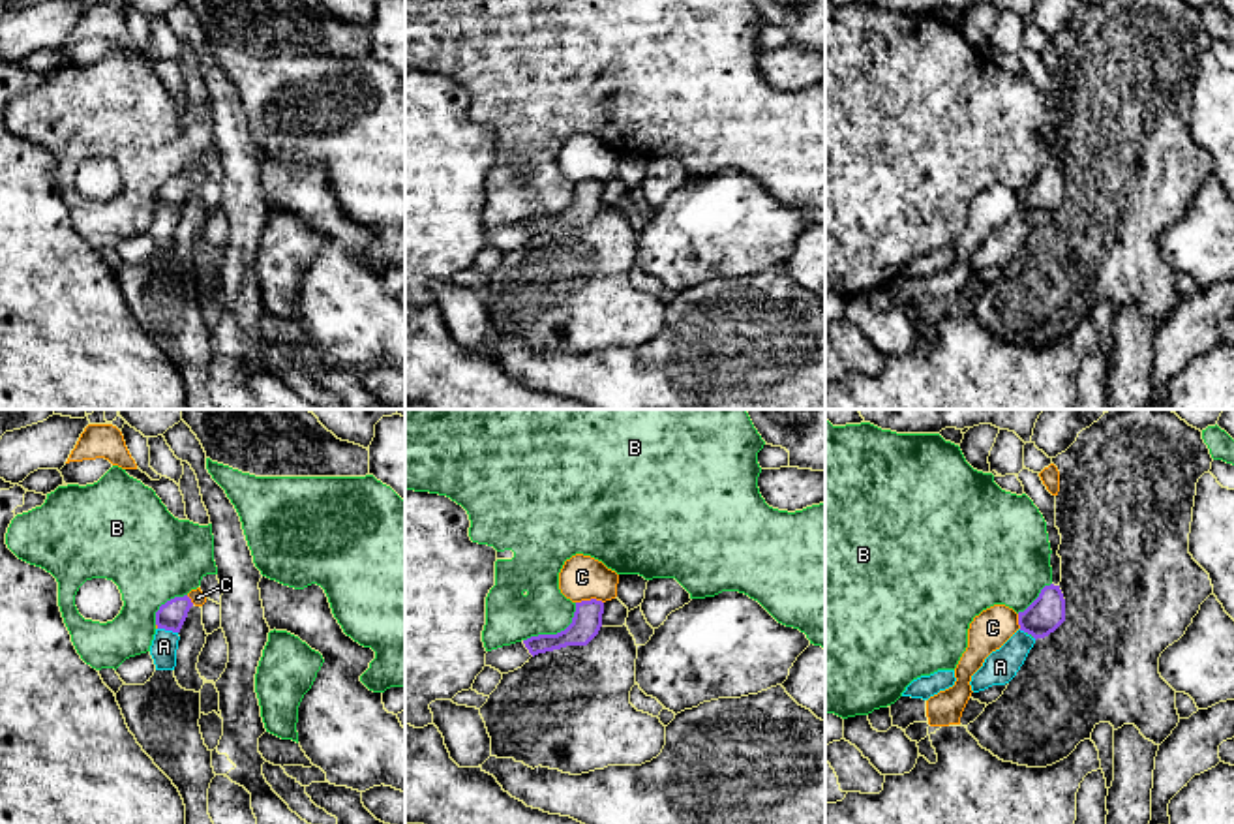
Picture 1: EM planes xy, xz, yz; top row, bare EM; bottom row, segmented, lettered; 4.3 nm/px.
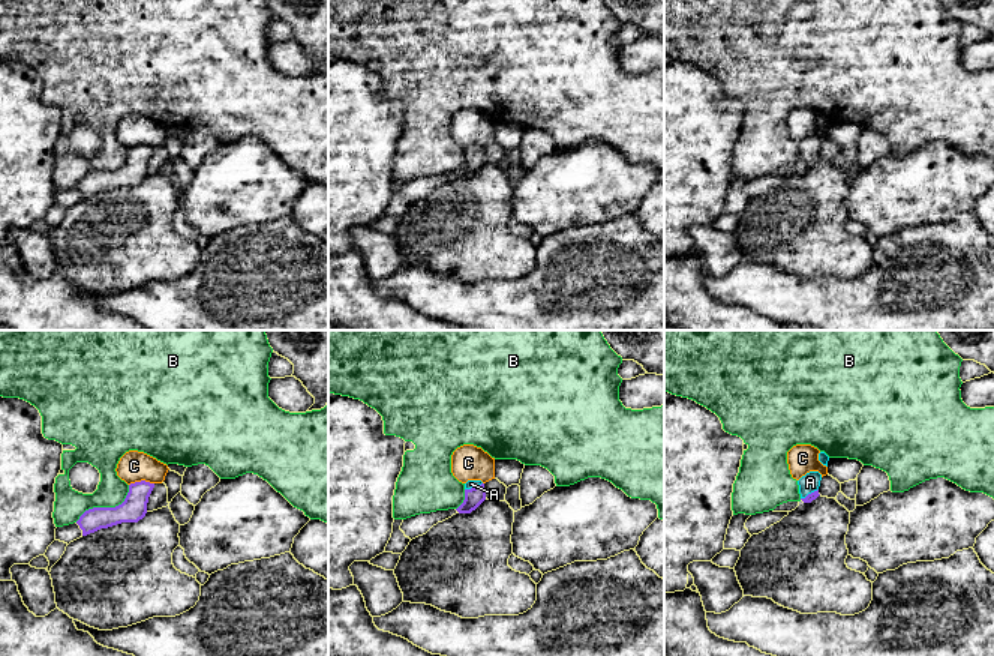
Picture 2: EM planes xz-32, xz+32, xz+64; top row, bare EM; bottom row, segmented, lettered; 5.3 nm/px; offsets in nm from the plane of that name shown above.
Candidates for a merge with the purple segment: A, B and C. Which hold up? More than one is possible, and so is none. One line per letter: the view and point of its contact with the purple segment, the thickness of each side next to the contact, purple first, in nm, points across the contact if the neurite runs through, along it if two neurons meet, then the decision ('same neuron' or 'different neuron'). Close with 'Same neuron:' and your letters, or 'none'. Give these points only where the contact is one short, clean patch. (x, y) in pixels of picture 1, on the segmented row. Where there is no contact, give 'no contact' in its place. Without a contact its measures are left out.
A: xy (167, 629) | 120/110 nm | across xy (171, 616), (167, 629), (164, 646) | same neuron
B: xz (557, 633) | 130/220 nm | different neuron
C: xz (591, 599) | 130/190 nm | along xz (602, 601), (576, 603) | different neuron
Same neuron: A

